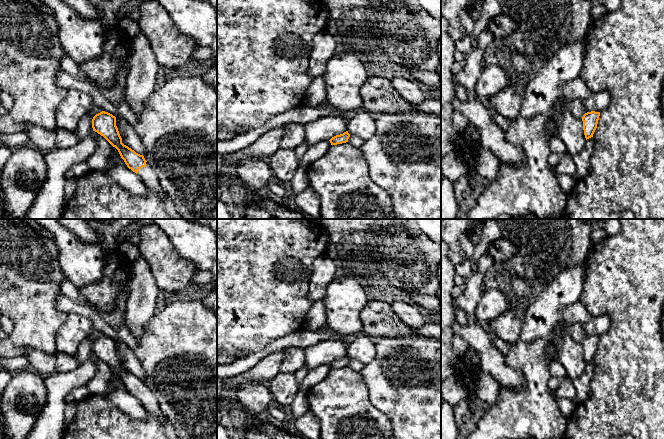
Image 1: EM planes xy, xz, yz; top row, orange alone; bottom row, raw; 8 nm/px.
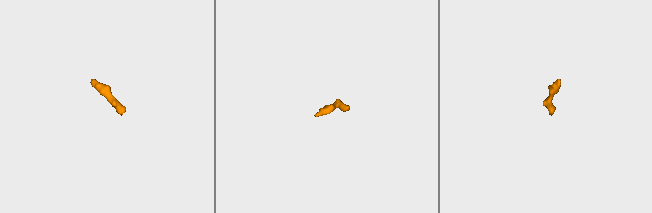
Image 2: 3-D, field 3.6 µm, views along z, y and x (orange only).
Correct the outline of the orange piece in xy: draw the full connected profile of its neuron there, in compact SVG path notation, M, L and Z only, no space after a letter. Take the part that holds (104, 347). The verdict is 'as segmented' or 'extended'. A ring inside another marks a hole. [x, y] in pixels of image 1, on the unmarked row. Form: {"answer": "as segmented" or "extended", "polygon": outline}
{"answer": "extended", "polygon": "M105 335L96 338L92 343L92 352L93 355L103 360L118 374L127 391L140 401L148 413L160 418L169 439L180 439L173 424L160 410L156 395L152 389L145 384L143 379L136 377L122 367L122 362L116 350L115 340Z"}

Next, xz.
{"answer": "as segmented", "polygon": "M346 355L343 358L332 361L329 365L331 369L337 369L348 366L349 361L350 358L348 357L348 355Z"}

